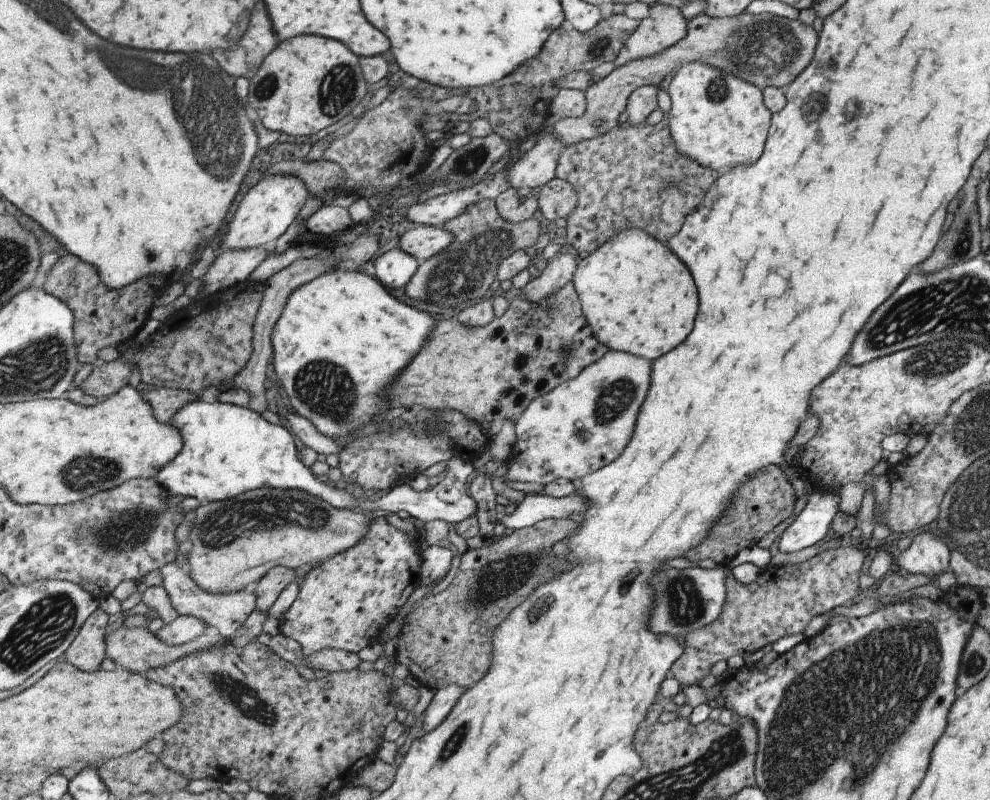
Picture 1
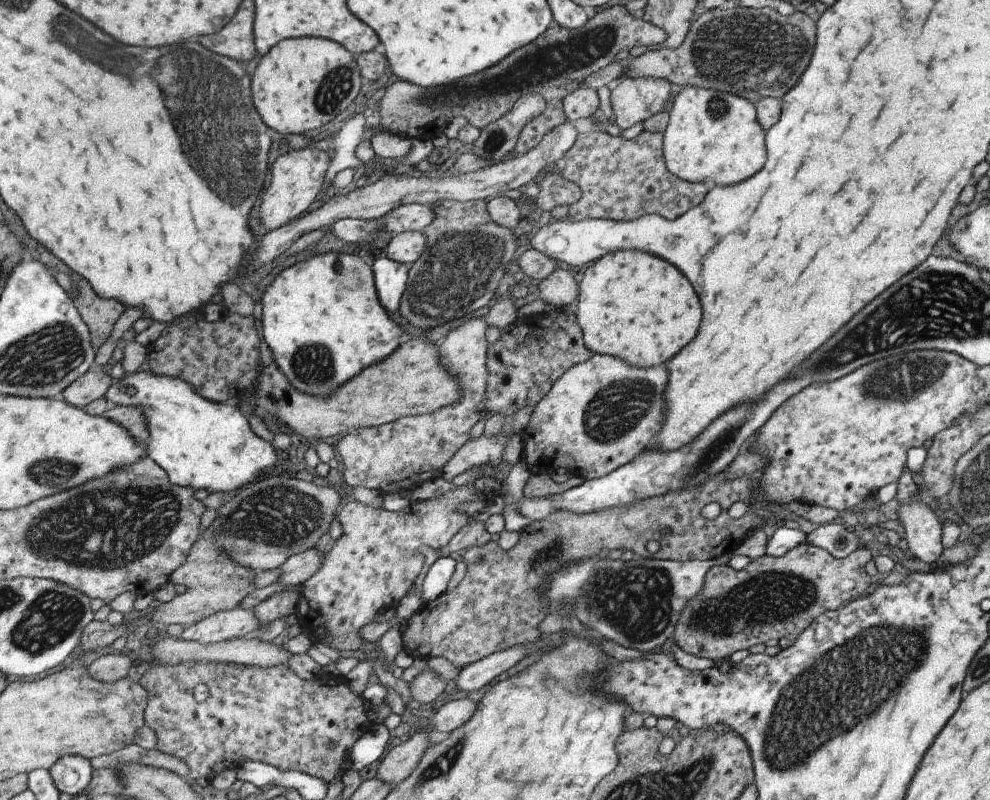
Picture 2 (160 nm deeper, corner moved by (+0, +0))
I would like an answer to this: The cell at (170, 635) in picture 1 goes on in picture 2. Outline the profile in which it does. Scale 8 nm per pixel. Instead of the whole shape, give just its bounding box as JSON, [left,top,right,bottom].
[180,607,261,645]

